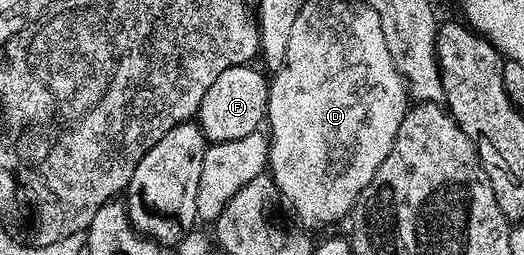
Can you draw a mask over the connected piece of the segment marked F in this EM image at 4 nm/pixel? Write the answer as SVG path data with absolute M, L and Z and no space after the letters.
M246 65L223 69L223 73L215 77L211 89L203 93L195 122L209 143L237 141L239 137L247 137L247 133L255 133L266 122L269 113L269 79L264 75L264 70L256 71L255 68Z

